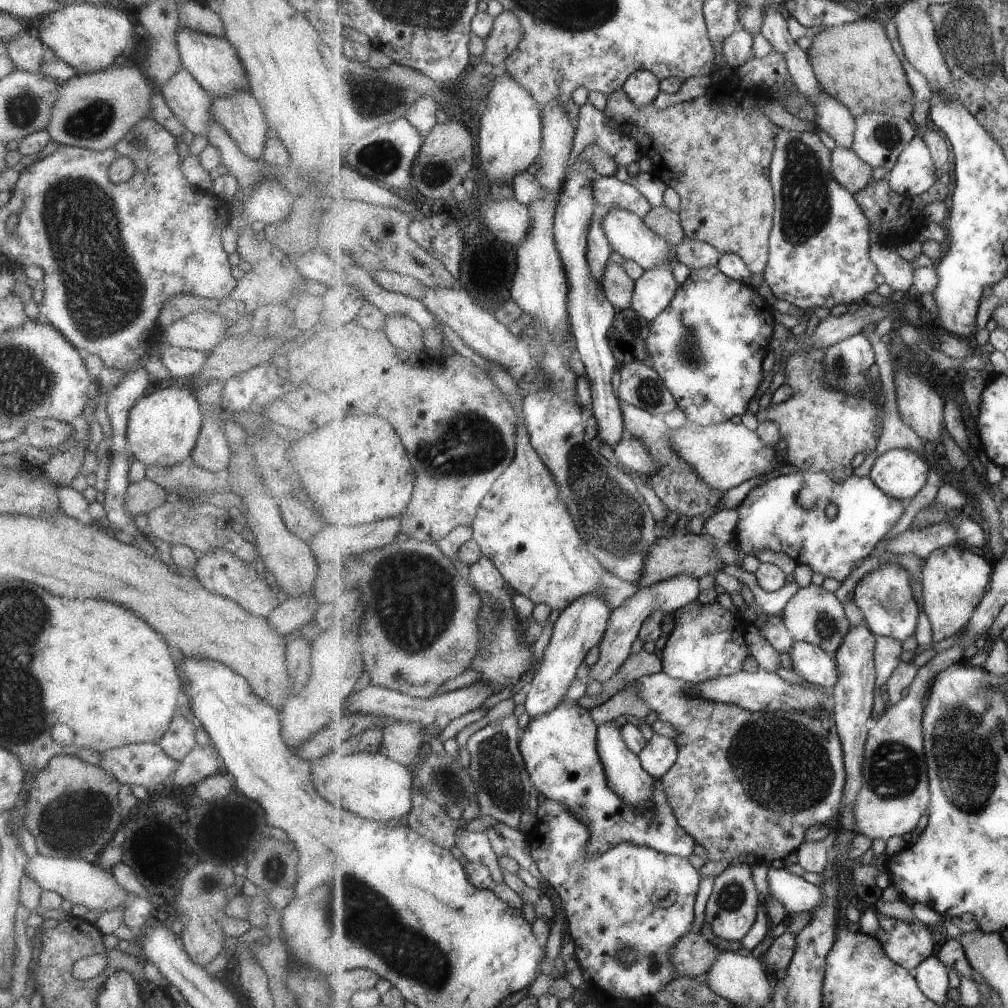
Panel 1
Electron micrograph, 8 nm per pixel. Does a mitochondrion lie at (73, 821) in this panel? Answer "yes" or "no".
yes

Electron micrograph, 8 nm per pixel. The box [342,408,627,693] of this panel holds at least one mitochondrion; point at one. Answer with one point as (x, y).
(413, 594)

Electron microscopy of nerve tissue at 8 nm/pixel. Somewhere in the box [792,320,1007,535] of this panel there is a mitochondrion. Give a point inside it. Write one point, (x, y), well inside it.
(839, 367)

